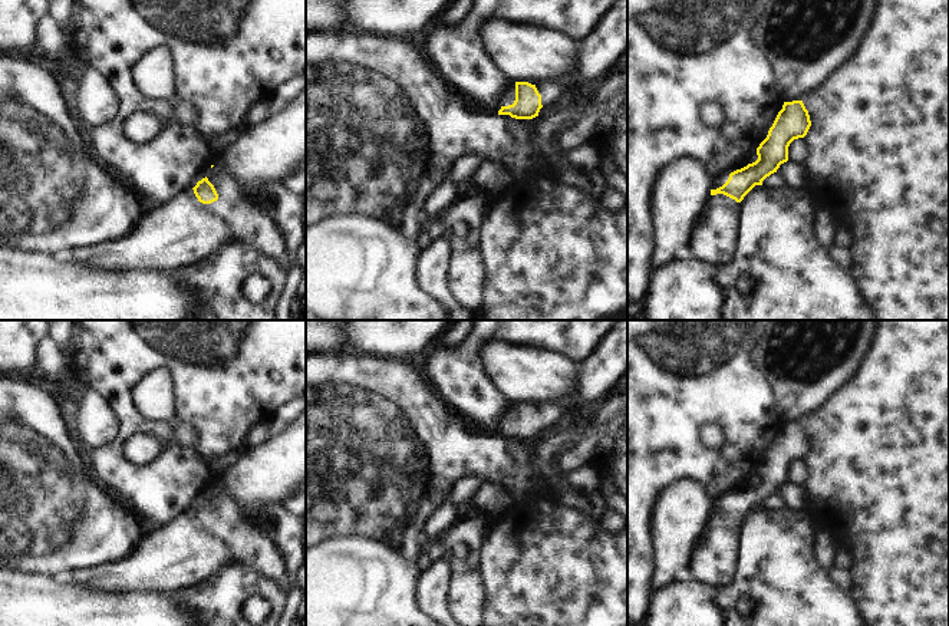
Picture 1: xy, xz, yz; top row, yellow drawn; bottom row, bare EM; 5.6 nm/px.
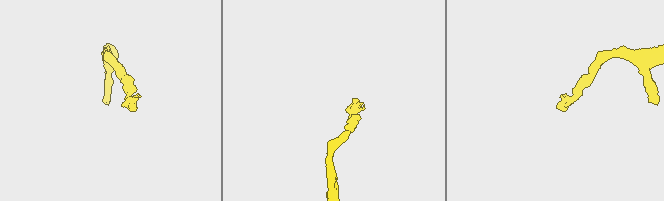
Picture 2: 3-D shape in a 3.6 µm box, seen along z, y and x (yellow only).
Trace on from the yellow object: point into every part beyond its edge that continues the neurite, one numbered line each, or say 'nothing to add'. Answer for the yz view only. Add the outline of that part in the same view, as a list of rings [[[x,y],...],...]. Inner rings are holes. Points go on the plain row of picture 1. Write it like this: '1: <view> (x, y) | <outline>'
1: yz (714, 563) | [[[724,515],[712,517],[693,554],[693,579],[716,590],[729,586],[737,577],[741,543],[739,524]]]

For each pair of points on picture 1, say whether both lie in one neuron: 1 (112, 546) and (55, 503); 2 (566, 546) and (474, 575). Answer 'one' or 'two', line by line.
1: one
2: two

